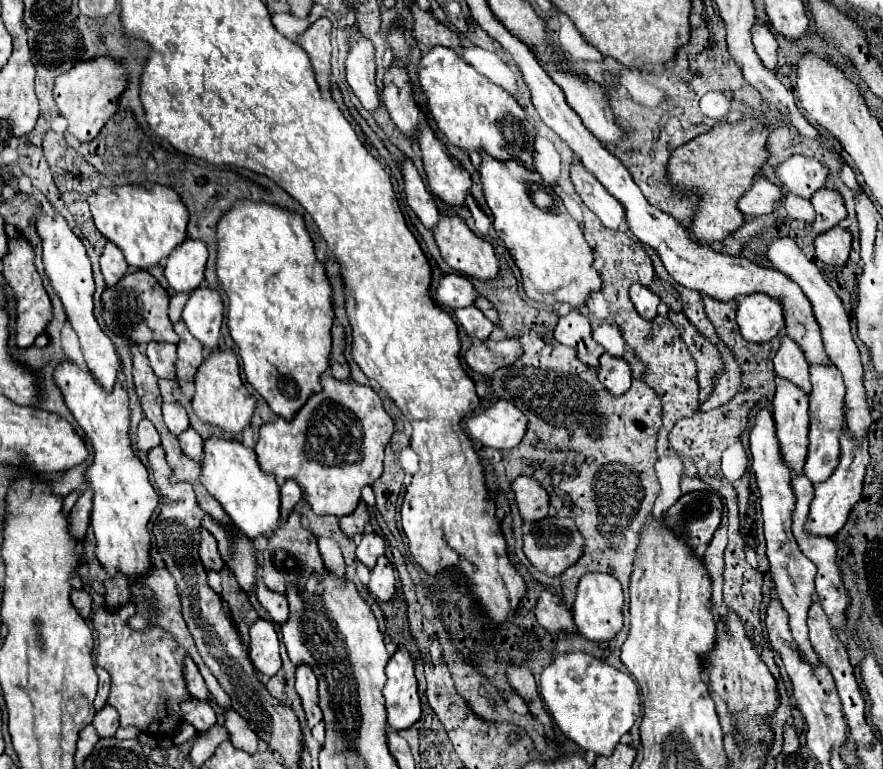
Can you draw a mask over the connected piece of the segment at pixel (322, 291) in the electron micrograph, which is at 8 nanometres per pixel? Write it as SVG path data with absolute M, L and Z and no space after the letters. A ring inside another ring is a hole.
M236 200L218 220L216 238L216 274L228 298L228 330L238 346L246 380L268 402L274 414L290 420L312 392L320 392L320 374L328 370L332 290L326 270L314 256L304 218L272 202Z

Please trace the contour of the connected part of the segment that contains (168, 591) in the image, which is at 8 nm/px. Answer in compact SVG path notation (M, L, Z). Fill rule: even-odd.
M152 564L152 568L150 568L148 572L136 576L136 578L128 578L128 588L130 588L130 600L132 600L132 604L136 606L136 614L128 618L128 626L130 626L132 630L146 630L146 628L160 626L162 630L170 632L170 634L174 636L174 640L180 644L180 648L184 648L184 650L190 654L190 658L196 662L196 666L198 666L198 670L200 670L200 674L202 674L208 690L210 690L210 694L214 696L214 700L218 702L218 706L220 706L224 712L230 710L230 708L232 708L232 702L230 702L228 694L222 690L222 686L218 684L218 680L212 676L212 672L208 670L208 666L202 662L202 658L200 658L200 654L198 654L198 650L196 650L196 646L194 646L192 634L188 632L186 622L184 622L184 618L182 618L182 614L180 614L180 596L178 596L178 592L176 592L176 584L174 584L172 574L170 574L166 568L160 568L160 566L154 566L154 564Z

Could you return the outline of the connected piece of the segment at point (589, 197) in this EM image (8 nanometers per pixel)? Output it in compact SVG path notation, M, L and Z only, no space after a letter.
M574 164L570 170L572 184L578 196L600 218L600 222L610 230L624 230L626 226L624 206L582 164Z

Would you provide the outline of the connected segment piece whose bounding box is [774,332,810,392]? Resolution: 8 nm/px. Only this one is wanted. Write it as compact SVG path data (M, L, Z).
M784 332L780 334L780 348L774 356L774 370L778 376L784 376L800 388L804 388L804 392L810 392L806 356L802 348Z

